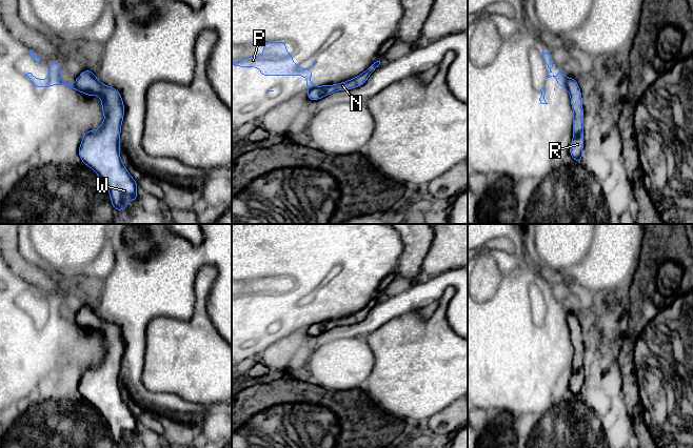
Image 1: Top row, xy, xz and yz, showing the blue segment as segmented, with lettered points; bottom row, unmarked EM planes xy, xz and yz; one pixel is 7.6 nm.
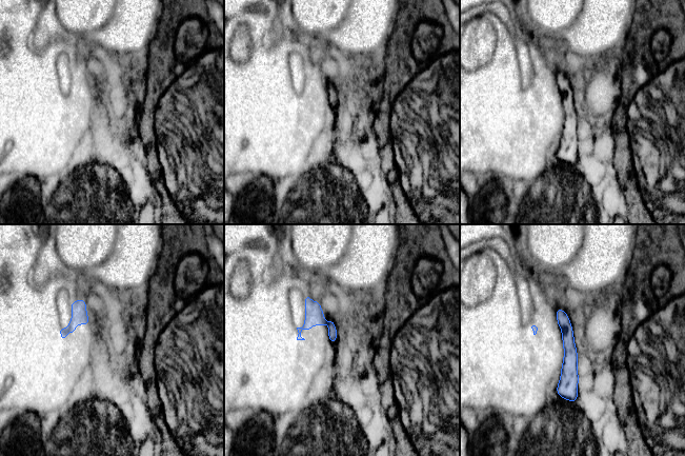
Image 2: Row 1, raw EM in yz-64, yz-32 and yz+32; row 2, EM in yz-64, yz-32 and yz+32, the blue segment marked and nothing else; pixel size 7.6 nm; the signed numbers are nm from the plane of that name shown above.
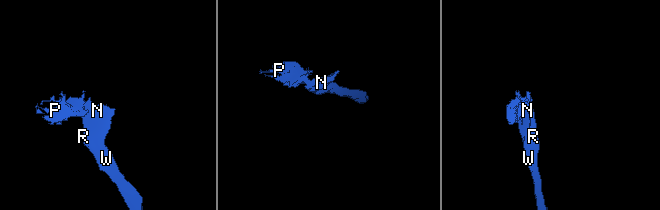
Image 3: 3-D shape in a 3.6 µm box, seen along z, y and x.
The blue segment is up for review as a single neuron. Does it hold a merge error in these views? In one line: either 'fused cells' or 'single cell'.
fused cells

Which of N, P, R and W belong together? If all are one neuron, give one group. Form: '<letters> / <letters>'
N R W / P

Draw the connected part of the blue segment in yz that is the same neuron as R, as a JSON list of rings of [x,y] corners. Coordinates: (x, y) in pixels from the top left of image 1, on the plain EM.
[[[573,313],[567,314],[568,326],[571,334],[571,342],[573,345],[573,375],[570,382],[570,390],[576,398],[580,398],[582,394],[583,384],[583,344],[582,333],[579,321]]]

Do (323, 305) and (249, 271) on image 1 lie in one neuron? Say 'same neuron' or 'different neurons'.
same neuron

